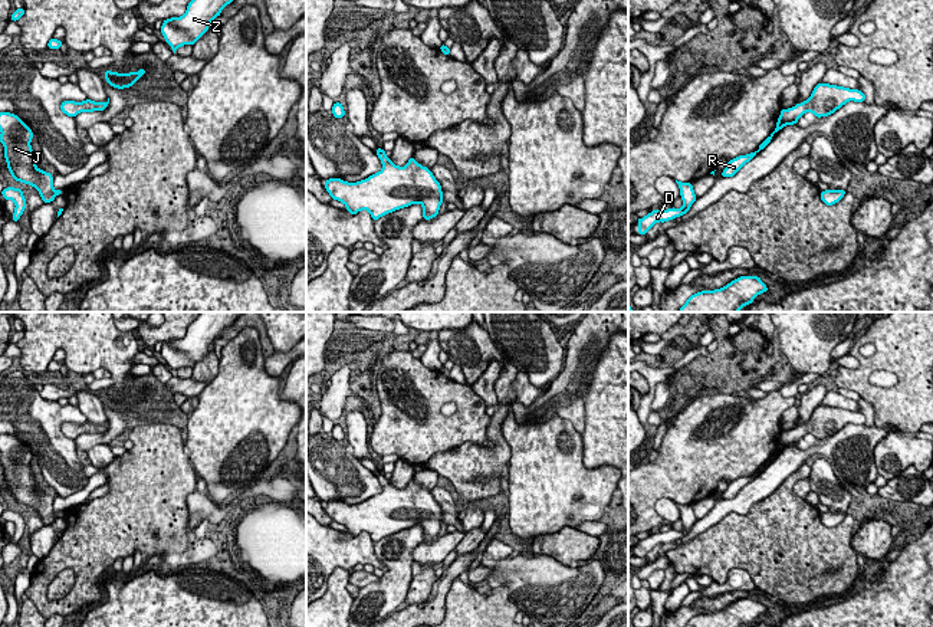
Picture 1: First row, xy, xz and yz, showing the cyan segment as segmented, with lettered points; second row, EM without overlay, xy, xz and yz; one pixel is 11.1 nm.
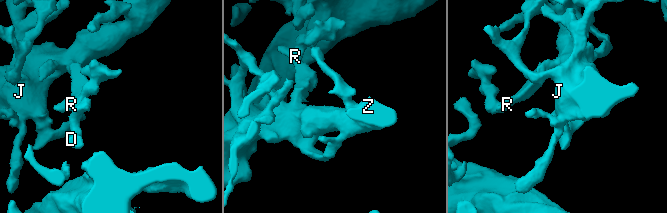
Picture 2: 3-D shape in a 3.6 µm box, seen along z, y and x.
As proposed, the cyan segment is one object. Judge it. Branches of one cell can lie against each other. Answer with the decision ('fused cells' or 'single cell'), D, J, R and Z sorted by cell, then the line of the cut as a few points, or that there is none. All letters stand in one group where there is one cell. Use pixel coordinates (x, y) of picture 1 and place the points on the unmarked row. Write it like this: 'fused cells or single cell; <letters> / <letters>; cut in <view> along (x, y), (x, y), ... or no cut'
single cell; D J R Z; no cut

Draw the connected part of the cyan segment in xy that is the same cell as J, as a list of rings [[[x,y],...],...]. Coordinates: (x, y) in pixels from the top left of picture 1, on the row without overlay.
[[[0,434],[0,453],[0,464],[4,467],[4,480],[12,499],[33,508],[43,525],[50,525],[60,518],[63,512],[53,511],[53,498],[36,489],[30,469],[32,452],[17,437]]]

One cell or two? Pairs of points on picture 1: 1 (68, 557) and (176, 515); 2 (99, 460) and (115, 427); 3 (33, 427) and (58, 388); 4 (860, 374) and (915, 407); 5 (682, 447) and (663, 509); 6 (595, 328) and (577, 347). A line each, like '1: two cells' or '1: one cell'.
1: one cell
2: two cells
3: two cells
4: one cell
5: two cells
6: one cell

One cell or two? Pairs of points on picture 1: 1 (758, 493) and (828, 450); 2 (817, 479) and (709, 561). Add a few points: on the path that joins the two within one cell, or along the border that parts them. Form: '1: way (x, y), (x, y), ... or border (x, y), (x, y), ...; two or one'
1: way (774, 475), (791, 458), (810, 452); one
2: border (811, 466), (808, 476); two

